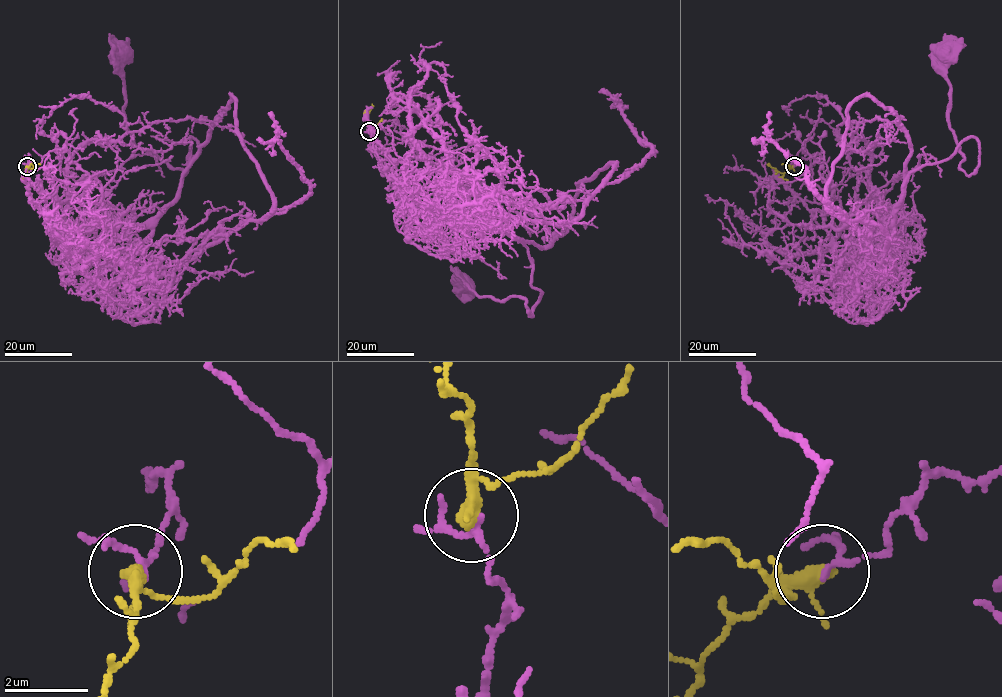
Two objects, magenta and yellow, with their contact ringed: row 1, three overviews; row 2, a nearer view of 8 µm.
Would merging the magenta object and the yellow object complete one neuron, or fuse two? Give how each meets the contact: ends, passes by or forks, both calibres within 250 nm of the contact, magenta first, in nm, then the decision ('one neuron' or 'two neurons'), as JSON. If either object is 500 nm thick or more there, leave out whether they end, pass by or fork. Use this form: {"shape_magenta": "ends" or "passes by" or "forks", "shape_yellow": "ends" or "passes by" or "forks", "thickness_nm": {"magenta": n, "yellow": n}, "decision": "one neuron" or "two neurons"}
{"shape_magenta": "passes by", "shape_yellow": "forks", "thickness_nm": {"magenta": 110, "yellow": 240}, "decision": "two neurons"}

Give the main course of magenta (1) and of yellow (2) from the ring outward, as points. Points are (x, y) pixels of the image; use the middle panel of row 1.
1: (369, 131), (378, 167), (409, 204), (518, 239), (541, 297), (530, 315), (525, 300), (466, 283)
2: (369, 131), (366, 118), (372, 104)

